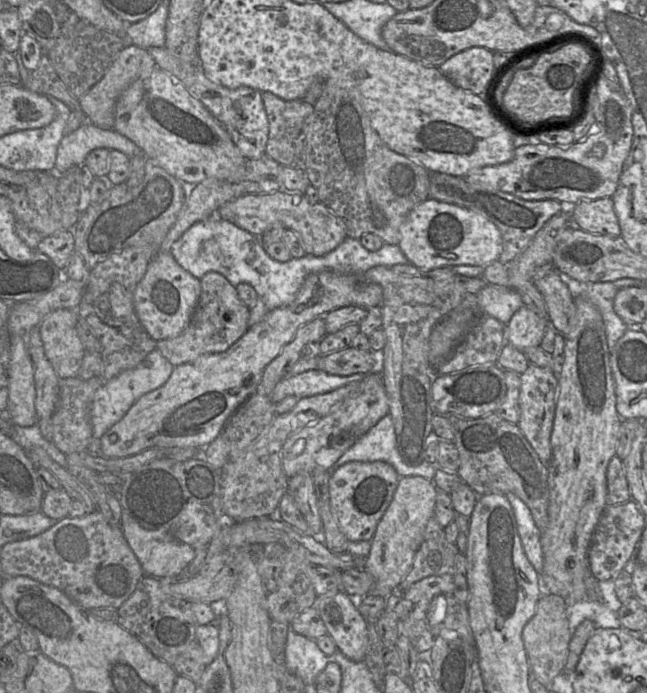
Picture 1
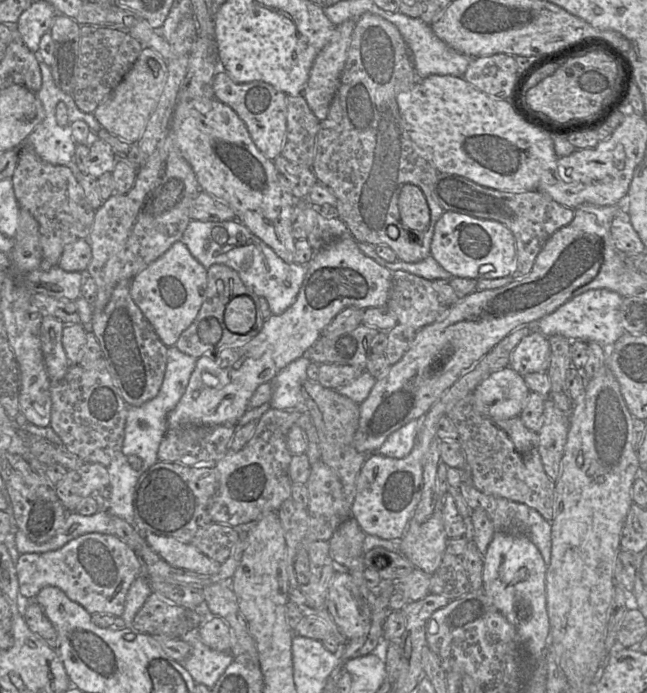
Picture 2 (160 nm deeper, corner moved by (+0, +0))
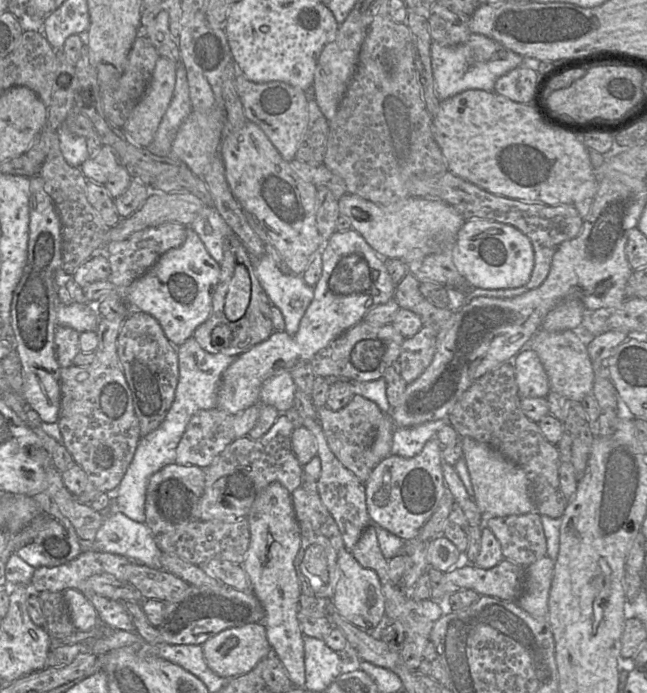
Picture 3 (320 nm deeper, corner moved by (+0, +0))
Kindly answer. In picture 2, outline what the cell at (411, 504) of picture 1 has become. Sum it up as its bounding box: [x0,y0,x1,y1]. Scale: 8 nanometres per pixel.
[398,511,446,575]

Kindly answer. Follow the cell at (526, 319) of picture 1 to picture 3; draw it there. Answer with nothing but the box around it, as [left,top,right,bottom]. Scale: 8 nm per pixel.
[514,349,550,398]

